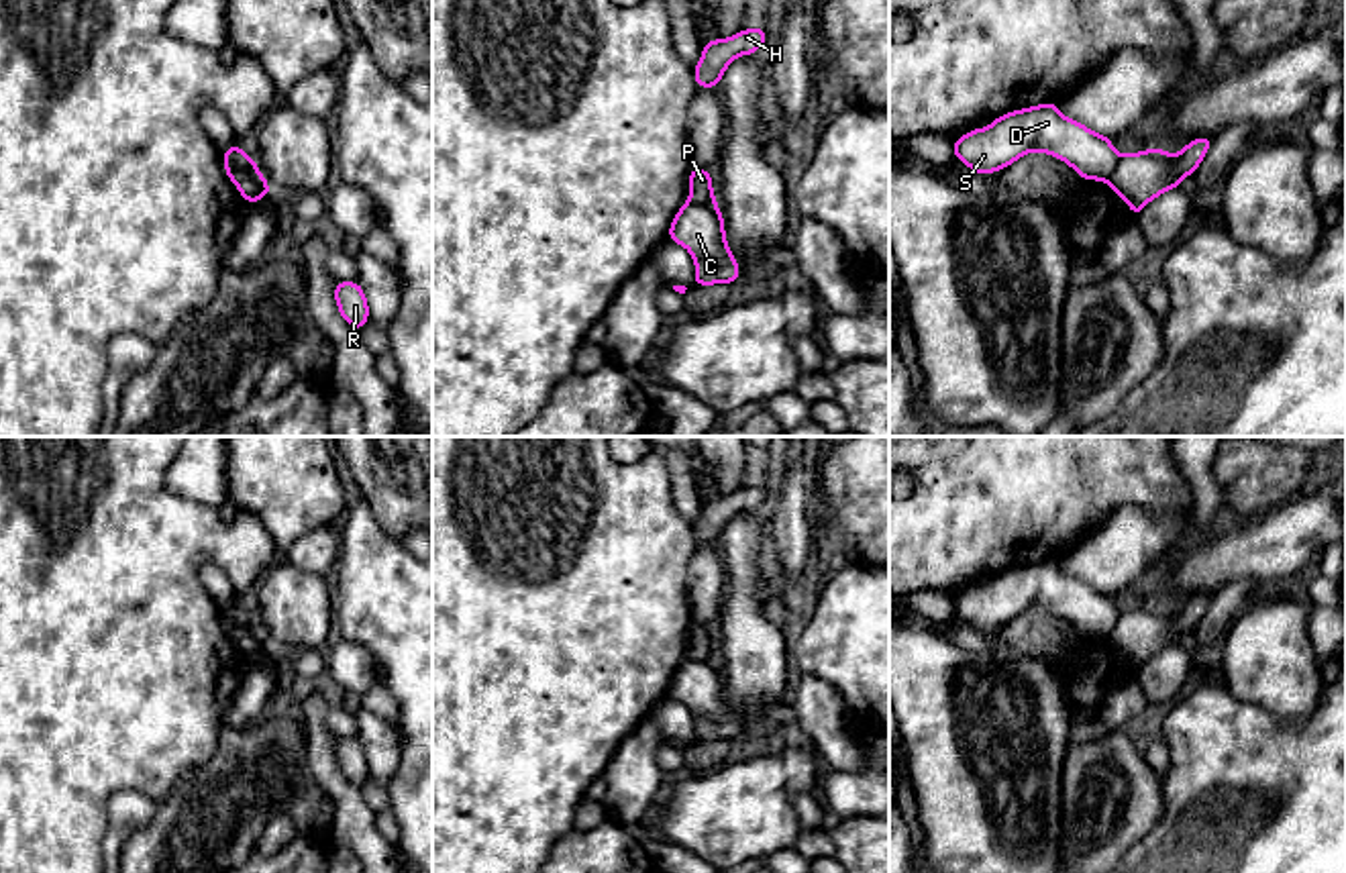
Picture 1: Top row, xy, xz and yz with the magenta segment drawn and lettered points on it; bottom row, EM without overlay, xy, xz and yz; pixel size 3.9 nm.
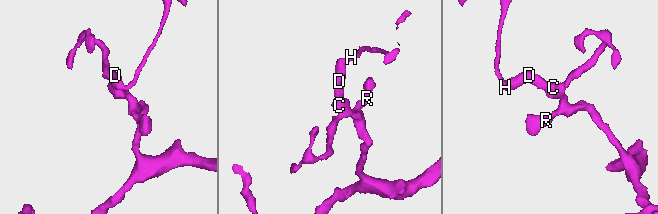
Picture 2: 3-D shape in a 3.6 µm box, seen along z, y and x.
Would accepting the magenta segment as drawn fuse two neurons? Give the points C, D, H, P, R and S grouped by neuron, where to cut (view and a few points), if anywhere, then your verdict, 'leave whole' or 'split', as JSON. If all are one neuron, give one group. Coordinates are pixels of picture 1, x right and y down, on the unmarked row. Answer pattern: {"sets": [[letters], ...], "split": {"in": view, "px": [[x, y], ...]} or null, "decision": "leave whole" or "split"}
{"sets": [["C", "R"], ["D", "H", "P", "S"]], "split": {"in": "xy", "px": [[225, 612], [239, 625], [255, 627]]}, "decision": "split"}

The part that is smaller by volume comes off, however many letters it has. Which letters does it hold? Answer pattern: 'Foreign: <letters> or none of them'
Foreign: D, H, P, S

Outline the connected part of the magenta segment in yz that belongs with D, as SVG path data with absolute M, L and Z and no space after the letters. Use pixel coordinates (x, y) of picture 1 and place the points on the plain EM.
M1046 559L1001 571L987 585L973 585L952 600L952 610L979 632L1010 624L1030 608L1048 610L1069 620L1081 636L1107 638L1118 622L1118 608L1109 594L1097 592L1085 581L1063 573L1056 559Z

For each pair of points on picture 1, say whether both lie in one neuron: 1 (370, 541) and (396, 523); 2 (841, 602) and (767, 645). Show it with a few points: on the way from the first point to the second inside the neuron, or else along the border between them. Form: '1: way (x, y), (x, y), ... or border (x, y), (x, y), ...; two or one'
1: border (361, 496), (374, 521), (396, 539); two
2: border (794, 629), (790, 643), (792, 672); two

